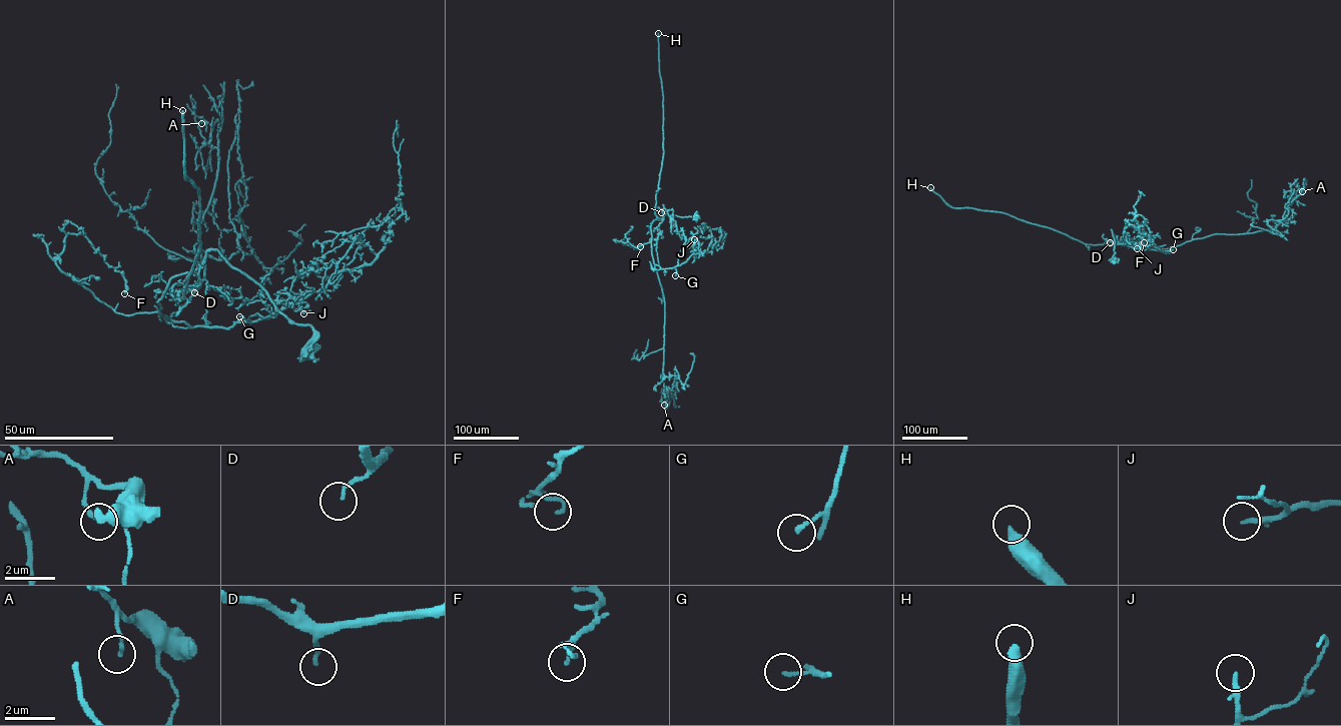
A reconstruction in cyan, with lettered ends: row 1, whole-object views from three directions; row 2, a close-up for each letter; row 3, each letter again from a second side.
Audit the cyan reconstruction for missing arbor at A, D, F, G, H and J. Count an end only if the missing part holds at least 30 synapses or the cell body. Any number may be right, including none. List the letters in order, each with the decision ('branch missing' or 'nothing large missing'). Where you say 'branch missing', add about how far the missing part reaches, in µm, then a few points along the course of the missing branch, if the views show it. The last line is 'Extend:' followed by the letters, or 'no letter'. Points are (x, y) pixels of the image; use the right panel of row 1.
A: nothing large missing
D: nothing large missing
F: nothing large missing
G: branch missing | 60 µm | (1173, 249), (1192, 244), (1197, 238), (1194, 234)
H: branch missing | 250 µm
J: branch missing | 40 µm | (1137, 248), (1128, 249), (1119, 244)
Extend: G, H, J

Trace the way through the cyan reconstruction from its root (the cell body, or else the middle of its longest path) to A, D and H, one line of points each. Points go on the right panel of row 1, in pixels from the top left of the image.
A: (1115, 260), (1111, 229), (1121, 244), (1158, 250), (1215, 234), (1252, 233), (1283, 221), (1302, 191)
D: (1115, 260), (1111, 229), (1117, 237), (1110, 242)
H: (1115, 260), (1111, 229), (1117, 236), (1115, 240), (1101, 244), (1085, 244), (1003, 212), (952, 207), (930, 187)

